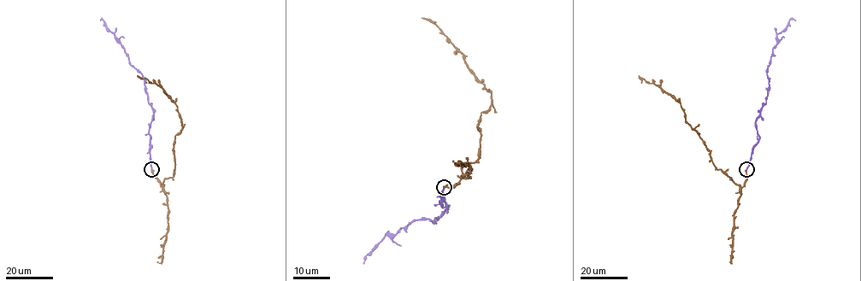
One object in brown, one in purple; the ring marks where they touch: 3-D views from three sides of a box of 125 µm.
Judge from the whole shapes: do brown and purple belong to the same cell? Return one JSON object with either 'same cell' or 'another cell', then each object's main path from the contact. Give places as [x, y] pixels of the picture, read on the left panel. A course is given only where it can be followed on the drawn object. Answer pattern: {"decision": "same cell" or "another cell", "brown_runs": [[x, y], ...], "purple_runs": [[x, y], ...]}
{"decision": "same cell", "brown_runs": [[151, 169], [162, 187], [165, 178], [173, 176], [173, 144], [182, 121], [177, 108], [164, 90], [137, 76]], "purple_runs": [[151, 169], [149, 133], [153, 109], [148, 102], [144, 79], [130, 64], [120, 41], [105, 22], [100, 20]]}

